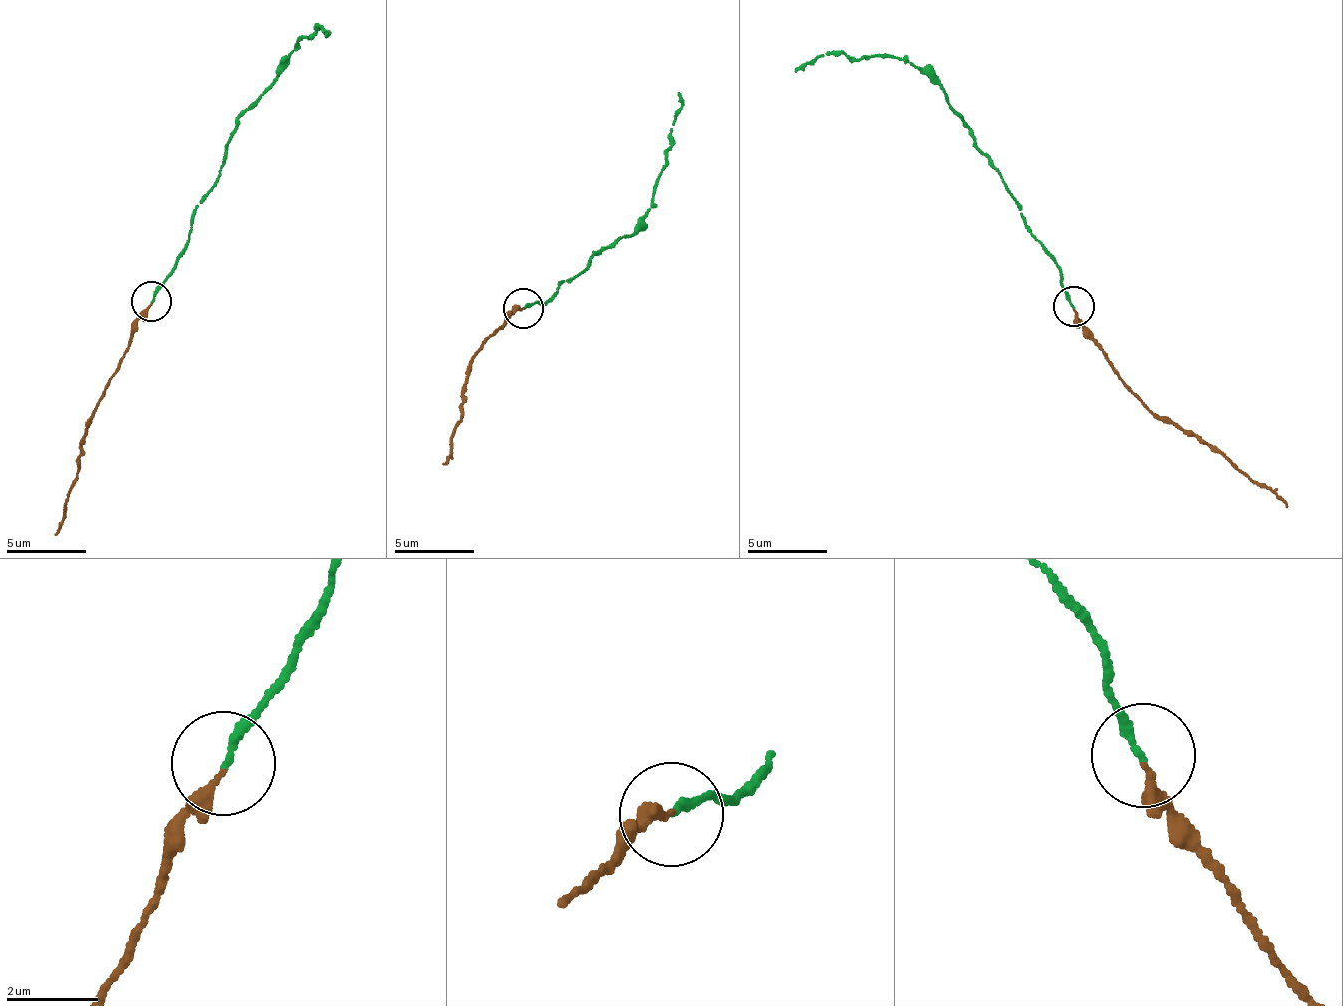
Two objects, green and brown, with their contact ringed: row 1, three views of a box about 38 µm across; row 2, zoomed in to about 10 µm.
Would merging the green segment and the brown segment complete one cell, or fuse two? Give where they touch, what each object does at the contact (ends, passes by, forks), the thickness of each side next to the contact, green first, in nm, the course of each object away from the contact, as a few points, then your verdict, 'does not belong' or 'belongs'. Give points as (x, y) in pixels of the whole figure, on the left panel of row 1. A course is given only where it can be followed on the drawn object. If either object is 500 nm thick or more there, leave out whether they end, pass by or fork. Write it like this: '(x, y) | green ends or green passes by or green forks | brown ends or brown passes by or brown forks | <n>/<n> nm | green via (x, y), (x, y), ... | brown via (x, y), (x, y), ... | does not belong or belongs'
(151, 301) | green ends | brown passes by | 170/170 nm | green via (152, 302), (177, 254), (190, 219), (215, 182), (236, 123), (314, 25), (328, 33), (324, 38) | brown via (152, 302), (93, 413), (55, 536) | belongs

